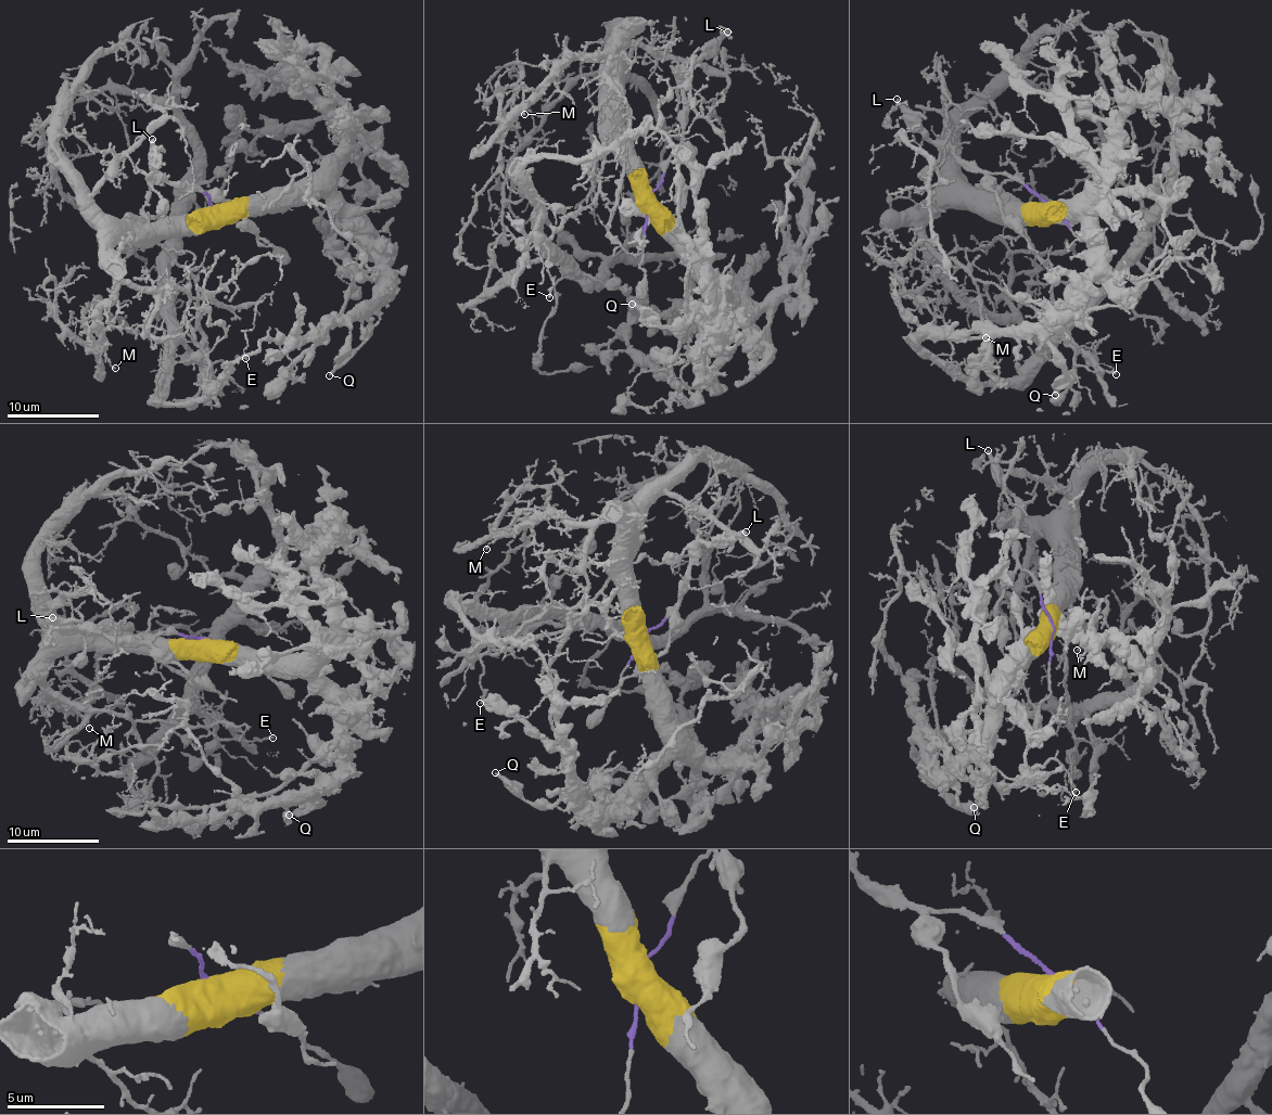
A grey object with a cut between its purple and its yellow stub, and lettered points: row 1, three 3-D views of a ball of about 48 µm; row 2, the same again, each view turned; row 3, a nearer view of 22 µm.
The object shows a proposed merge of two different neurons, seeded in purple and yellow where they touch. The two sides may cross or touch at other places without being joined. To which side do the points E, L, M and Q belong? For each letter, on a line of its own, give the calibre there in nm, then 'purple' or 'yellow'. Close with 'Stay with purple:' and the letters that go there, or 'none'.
E: 190 nm | yellow
L: 360 nm | purple
M: 110 nm | yellow
Q: 280 nm | yellow
Stay with purple: L

